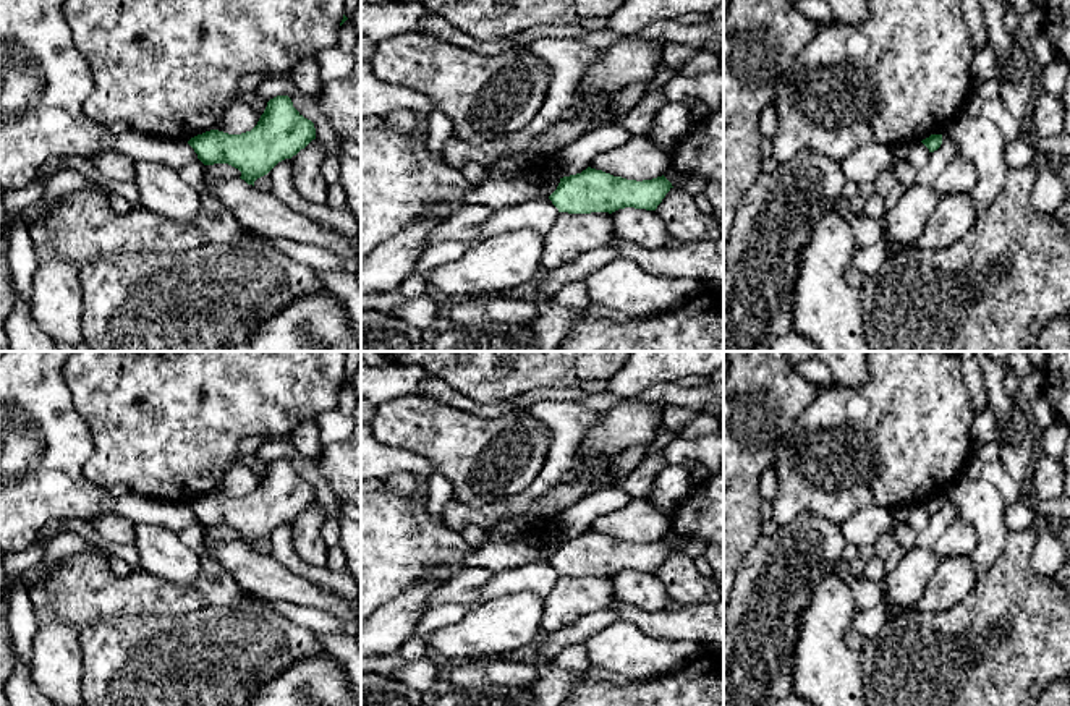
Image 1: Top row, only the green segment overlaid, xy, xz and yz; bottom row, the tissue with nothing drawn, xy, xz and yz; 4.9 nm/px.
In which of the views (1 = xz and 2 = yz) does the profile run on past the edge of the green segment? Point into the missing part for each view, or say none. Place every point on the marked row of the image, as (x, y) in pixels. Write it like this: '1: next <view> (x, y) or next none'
1: next none
2: next none

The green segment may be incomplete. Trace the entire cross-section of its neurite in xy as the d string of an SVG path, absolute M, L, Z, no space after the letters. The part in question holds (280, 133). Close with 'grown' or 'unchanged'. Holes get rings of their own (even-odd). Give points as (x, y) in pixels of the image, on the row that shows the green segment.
M288 96L267 102L257 125L241 134L210 130L188 144L204 165L228 164L241 172L241 180L254 181L267 175L278 162L291 159L316 139L314 123L304 118Z; unchanged

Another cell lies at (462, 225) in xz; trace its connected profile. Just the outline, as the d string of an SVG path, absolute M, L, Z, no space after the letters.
M466 204L453 212L447 220L437 225L432 233L427 236L424 251L431 246L456 240L465 243L478 243L476 235L482 222L490 217L495 211L482 204Z

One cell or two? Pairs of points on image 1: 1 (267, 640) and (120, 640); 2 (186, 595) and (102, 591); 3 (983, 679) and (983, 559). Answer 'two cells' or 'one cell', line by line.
1: one cell
2: one cell
3: two cells

